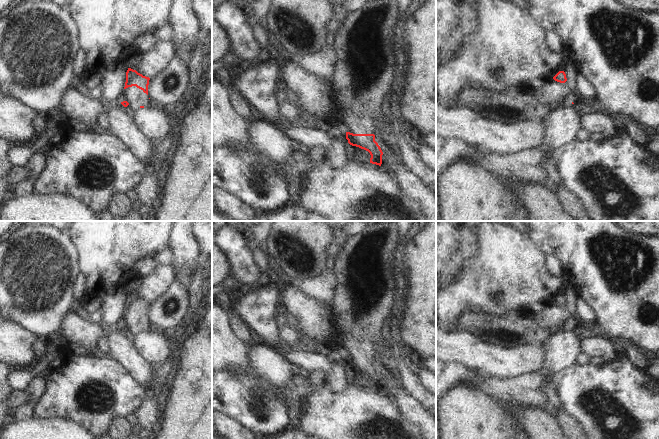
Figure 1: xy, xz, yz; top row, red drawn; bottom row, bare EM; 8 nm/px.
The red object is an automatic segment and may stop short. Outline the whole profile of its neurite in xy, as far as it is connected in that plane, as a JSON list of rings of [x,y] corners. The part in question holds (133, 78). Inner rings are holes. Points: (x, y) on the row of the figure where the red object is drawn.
[[[128,68],[121,104],[129,111],[153,106],[148,96],[149,77],[143,76],[136,70]]]

